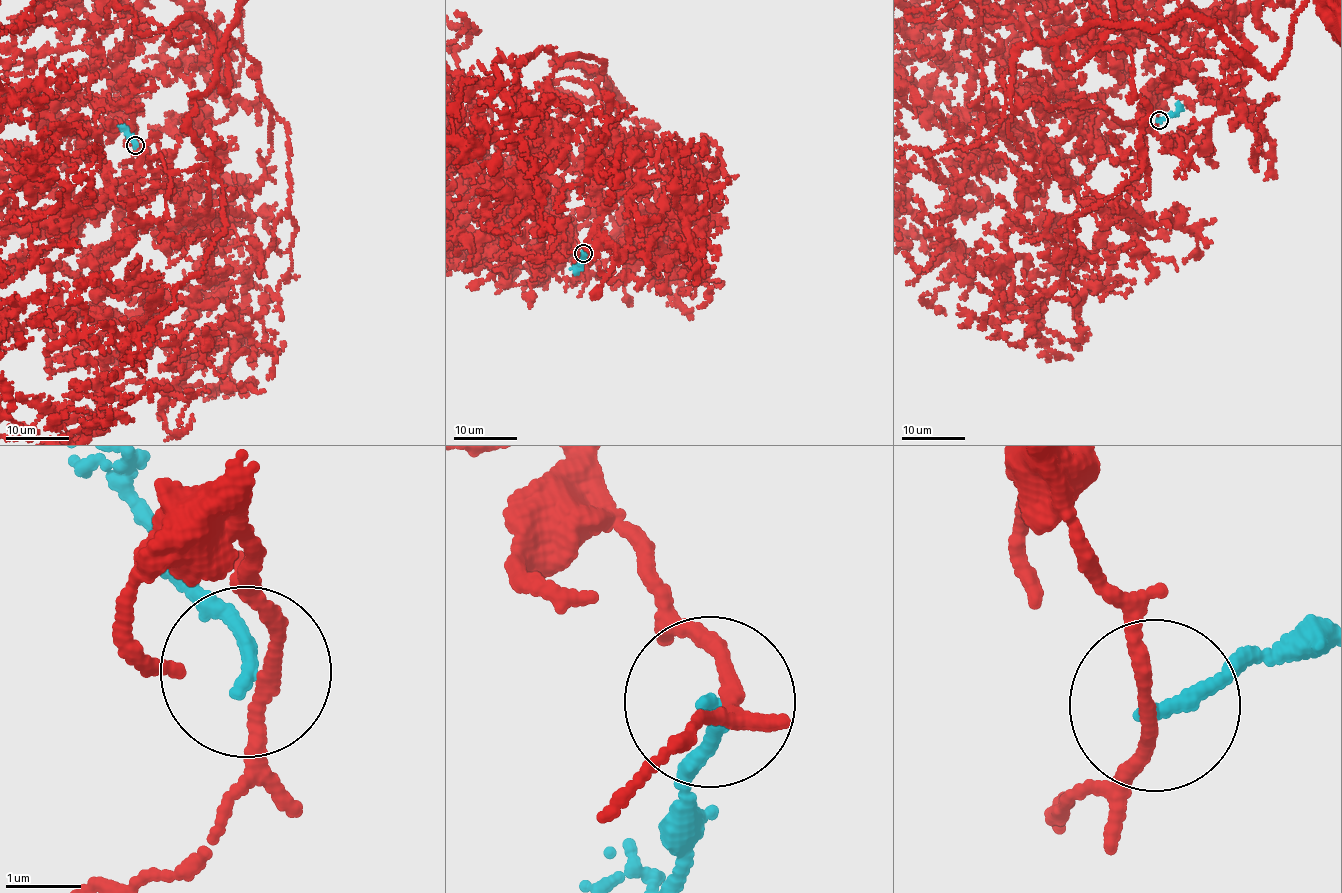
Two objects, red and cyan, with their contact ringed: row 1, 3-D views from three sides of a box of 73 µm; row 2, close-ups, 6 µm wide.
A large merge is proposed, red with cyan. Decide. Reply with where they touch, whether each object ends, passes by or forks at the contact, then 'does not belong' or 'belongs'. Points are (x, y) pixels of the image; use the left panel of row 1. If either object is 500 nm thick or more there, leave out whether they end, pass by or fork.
at (135, 145); red passes by; cyan ends there; does not belong

